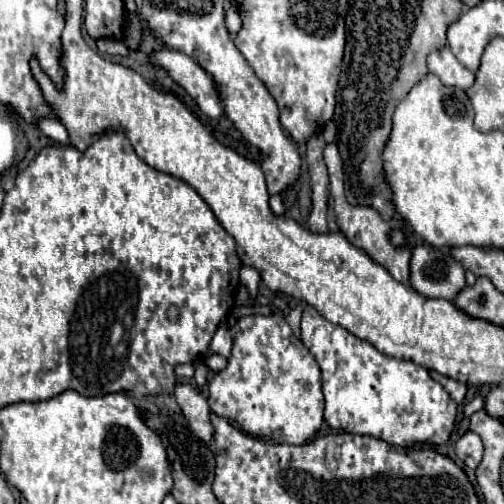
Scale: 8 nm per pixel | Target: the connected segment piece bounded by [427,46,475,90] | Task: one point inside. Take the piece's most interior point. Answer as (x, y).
(443, 63)

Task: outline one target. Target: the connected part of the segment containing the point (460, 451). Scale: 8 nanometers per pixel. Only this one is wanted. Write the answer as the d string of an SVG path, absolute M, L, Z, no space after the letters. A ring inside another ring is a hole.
M467 432L463 434L457 444L455 444L455 454L459 460L463 460L463 464L471 470L475 470L481 462L483 456L483 442L475 432Z

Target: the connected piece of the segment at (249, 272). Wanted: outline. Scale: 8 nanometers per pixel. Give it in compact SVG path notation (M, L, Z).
M243 266L241 268L241 282L245 284L245 288L249 290L249 302L255 300L257 292L259 292L259 282L261 282L261 274L255 270L255 268L249 268L249 266Z

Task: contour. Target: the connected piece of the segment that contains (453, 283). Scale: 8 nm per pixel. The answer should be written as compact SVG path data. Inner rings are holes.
M417 246L411 258L411 286L427 298L453 300L455 294L465 286L465 268L453 256L441 256L433 246Z

